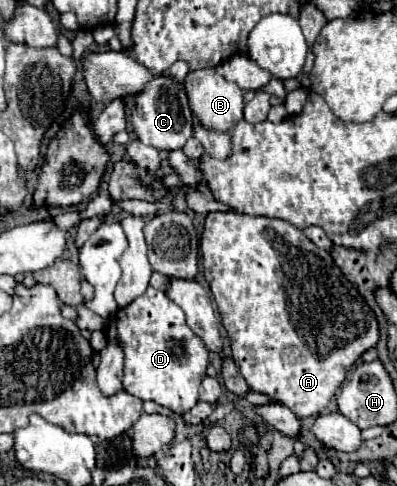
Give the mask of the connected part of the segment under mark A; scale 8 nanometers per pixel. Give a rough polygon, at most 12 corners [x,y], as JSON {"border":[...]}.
{"border":[[208,213],[204,277],[252,391],[322,413],[380,339],[328,251]]}

